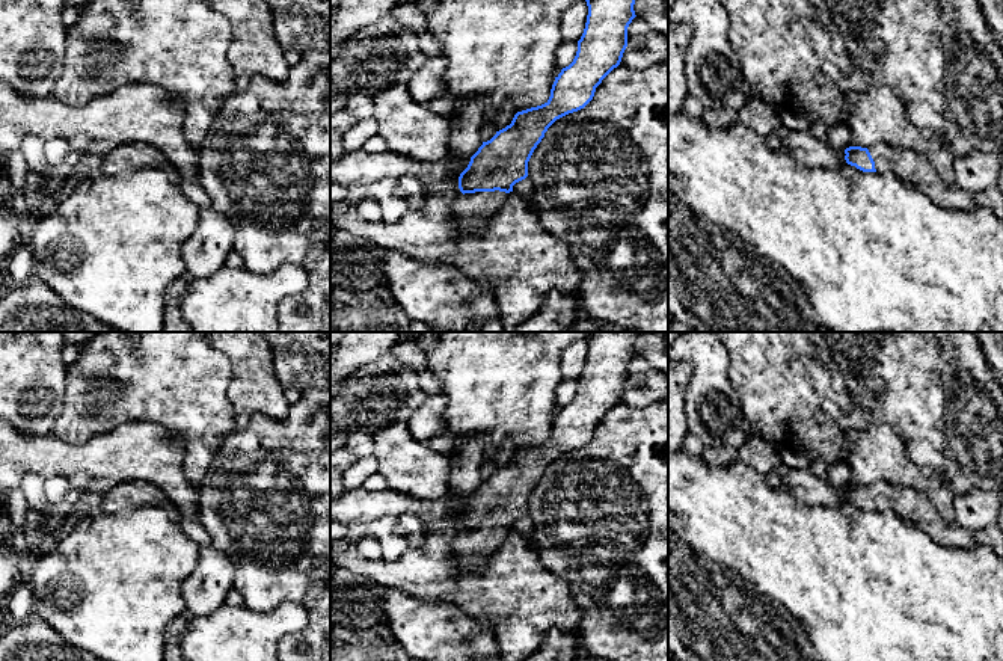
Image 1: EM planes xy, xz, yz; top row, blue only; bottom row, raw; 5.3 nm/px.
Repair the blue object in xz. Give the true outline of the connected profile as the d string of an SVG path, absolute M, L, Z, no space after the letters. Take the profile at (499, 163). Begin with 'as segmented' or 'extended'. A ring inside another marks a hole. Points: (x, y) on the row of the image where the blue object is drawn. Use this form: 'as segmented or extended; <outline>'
extended; M585 0L588 15L584 33L578 41L573 62L555 77L549 100L537 107L517 112L510 125L483 142L471 157L468 168L459 177L459 189L463 193L452 202L452 216L459 220L462 232L481 234L486 220L492 216L513 186L528 177L528 161L544 137L548 128L560 118L584 109L594 97L602 80L620 65L627 47L627 27L636 17L635 0Z

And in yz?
extended; M881 142L872 148L849 146L845 160L863 172L890 171L899 181L923 192L932 202L947 210L970 211L979 207L976 193L949 186L932 168L926 155Z

